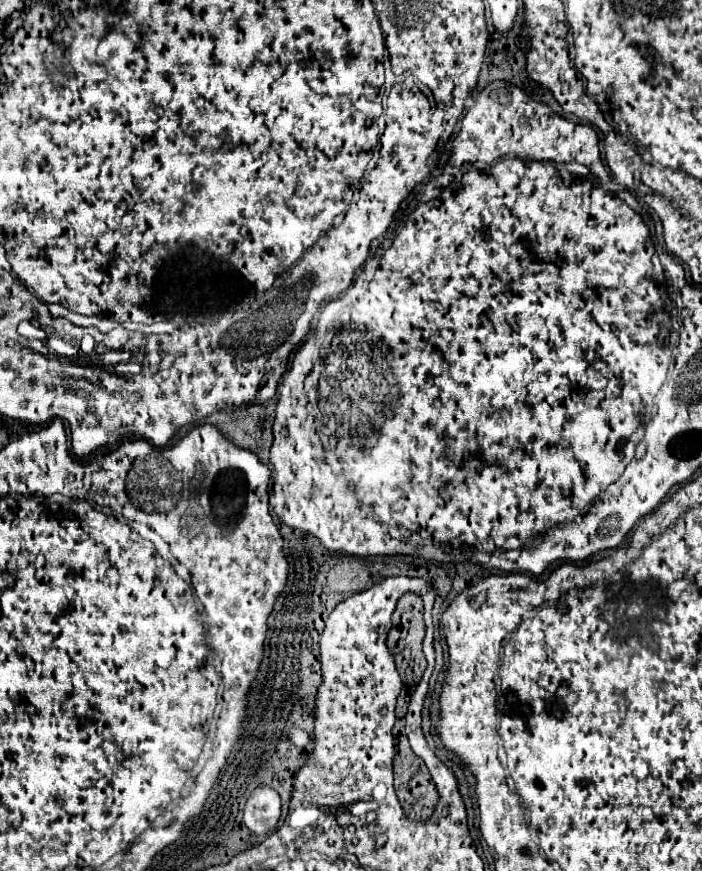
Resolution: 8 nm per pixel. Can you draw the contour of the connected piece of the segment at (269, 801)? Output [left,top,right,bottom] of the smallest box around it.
[244,785,280,835]

